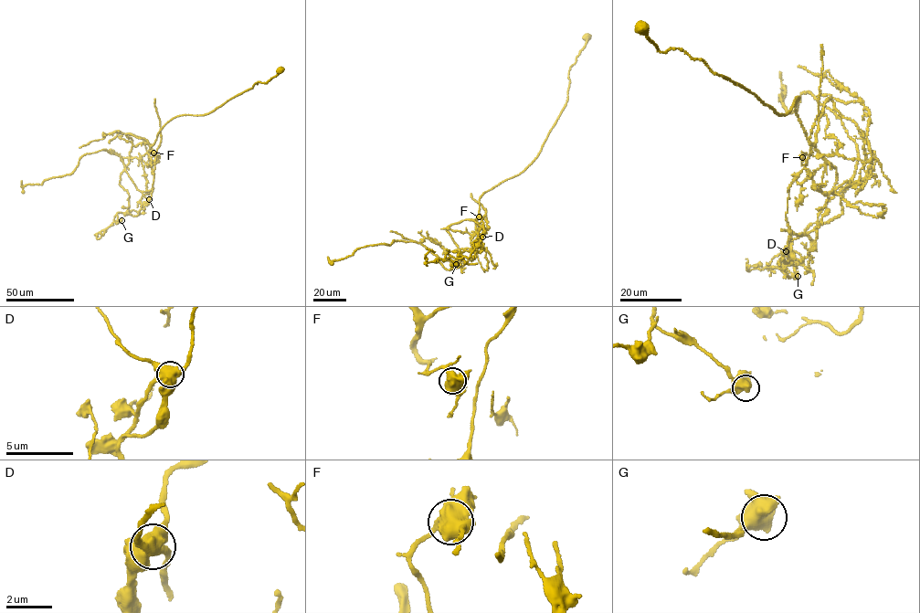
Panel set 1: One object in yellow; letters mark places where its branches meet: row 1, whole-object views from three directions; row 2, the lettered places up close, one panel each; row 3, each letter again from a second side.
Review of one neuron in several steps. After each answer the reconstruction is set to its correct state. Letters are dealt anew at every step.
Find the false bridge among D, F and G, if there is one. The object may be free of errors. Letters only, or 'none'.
D

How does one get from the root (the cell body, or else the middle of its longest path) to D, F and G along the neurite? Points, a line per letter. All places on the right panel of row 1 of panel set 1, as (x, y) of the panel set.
D: (640, 29), (779, 114), (798, 96), (812, 144), (829, 98), (861, 132), (864, 181), (786, 251)
F: (640, 29), (660, 51), (681, 48), (779, 114), (789, 111), (798, 96), (795, 109), (818, 153), (802, 157)
G: (640, 29), (798, 96), (812, 144), (829, 98), (861, 132), (864, 181), (781, 251), (798, 276)

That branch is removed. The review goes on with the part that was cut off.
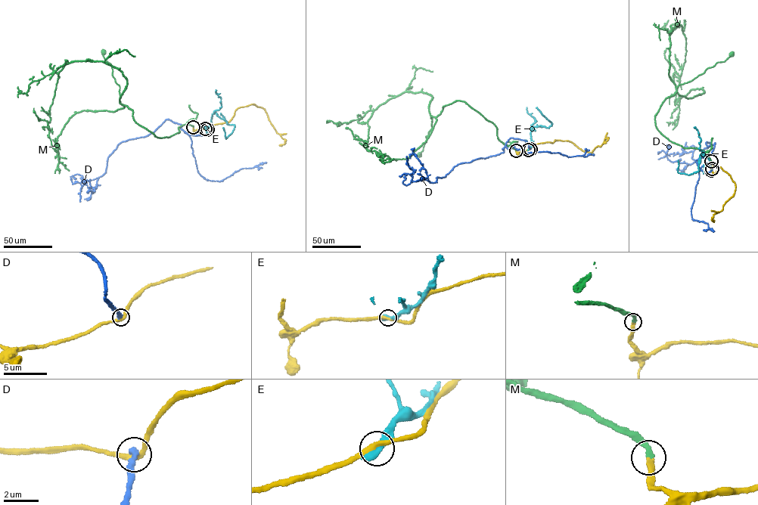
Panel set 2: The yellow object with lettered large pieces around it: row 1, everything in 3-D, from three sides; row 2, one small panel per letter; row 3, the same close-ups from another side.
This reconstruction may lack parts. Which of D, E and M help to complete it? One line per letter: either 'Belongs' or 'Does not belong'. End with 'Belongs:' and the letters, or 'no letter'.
D: Does not belong
E: Does not belong
M: Belongs
Belongs: M

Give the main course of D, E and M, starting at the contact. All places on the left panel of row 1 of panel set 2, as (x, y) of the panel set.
D: (207, 129), (206, 136), (190, 135), (166, 119), (144, 137), (122, 142), (102, 175), (81, 178), (79, 202)
E: (205, 128), (210, 125), (215, 112), (227, 123), (234, 126), (225, 138), (222, 127)
M: (194, 127), (156, 137), (119, 102), (122, 73), (76, 60), (58, 73), (50, 108), (57, 152)

